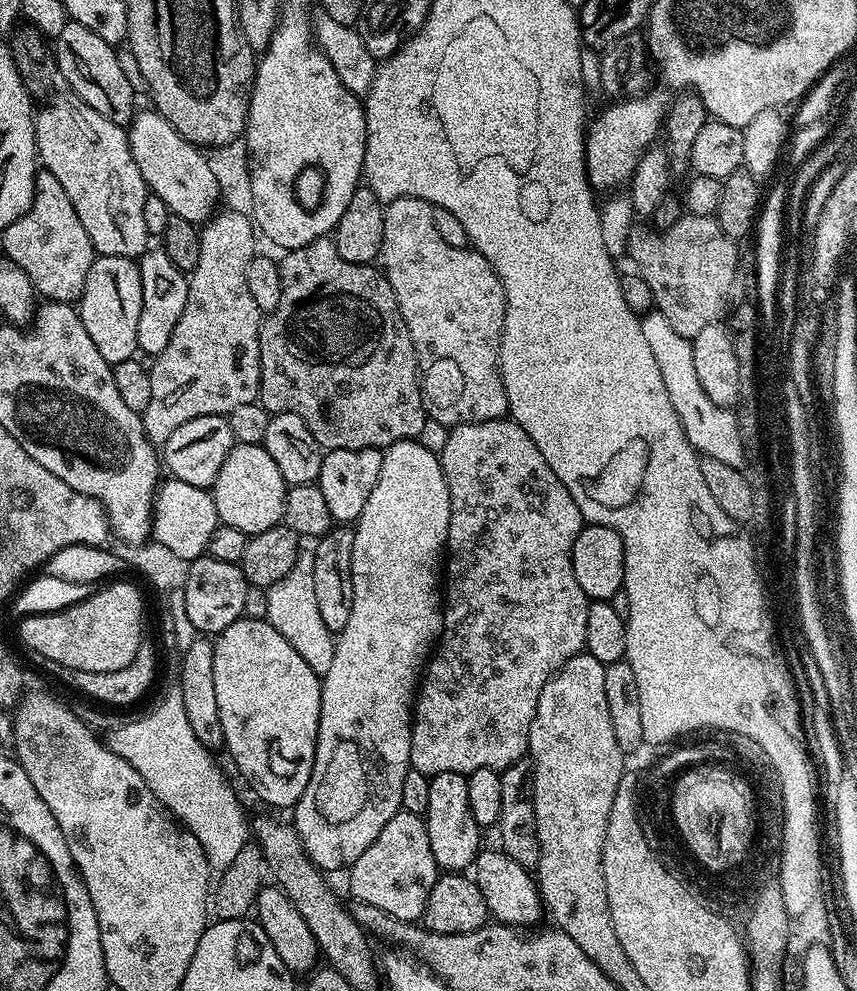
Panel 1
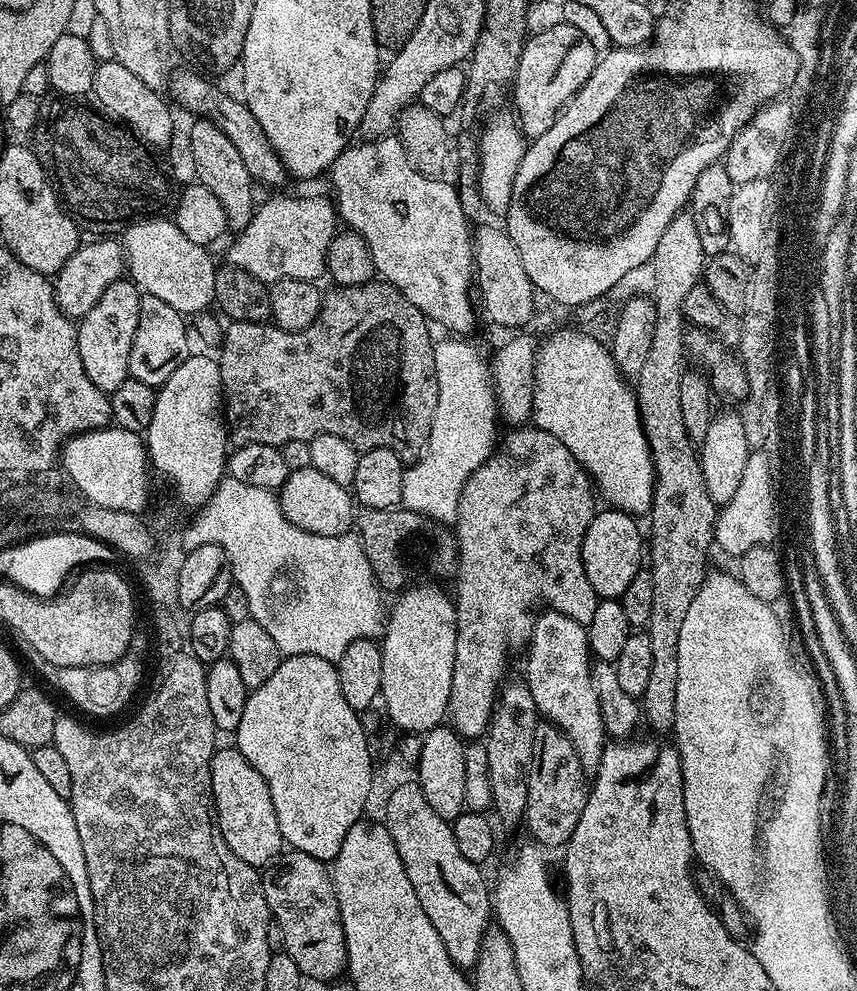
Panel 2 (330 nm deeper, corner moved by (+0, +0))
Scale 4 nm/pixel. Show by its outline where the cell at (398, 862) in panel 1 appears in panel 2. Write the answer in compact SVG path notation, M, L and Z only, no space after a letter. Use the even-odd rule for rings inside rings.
M415 782L398 786L390 794L382 823L390 830L390 838L398 846L398 858L406 866L406 878L410 878L410 886L414 886L426 918L434 922L434 930L438 930L450 958L461 970L475 969L480 943L494 916L494 896L489 881L487 884L480 873L481 865L458 851L451 823L434 814L426 794Z

